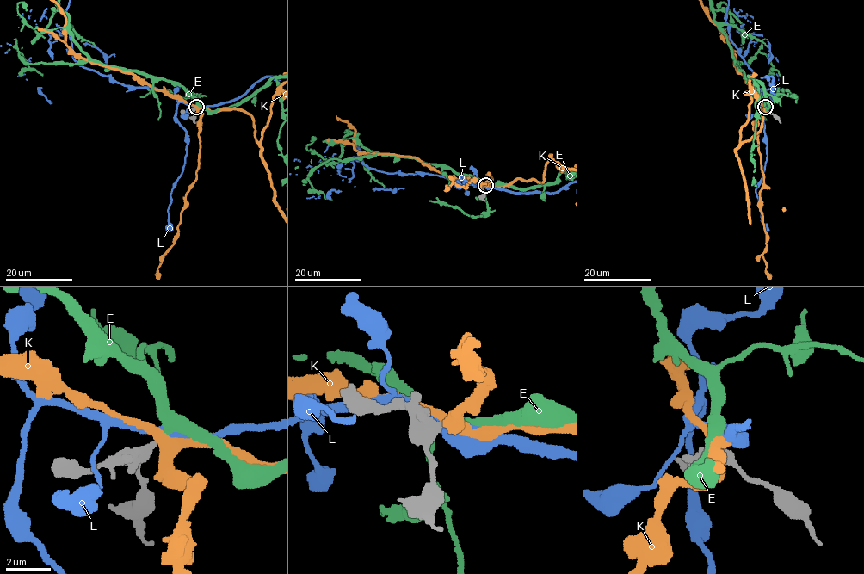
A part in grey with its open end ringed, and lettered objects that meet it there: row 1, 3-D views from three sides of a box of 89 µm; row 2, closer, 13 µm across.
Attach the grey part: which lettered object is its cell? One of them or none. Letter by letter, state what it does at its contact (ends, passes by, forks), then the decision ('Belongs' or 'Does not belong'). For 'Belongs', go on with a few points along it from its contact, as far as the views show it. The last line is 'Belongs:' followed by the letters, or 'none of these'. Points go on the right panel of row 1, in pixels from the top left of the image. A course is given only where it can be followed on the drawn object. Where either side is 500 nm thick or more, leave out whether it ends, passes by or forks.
E: It ends there. Belongs
K: It forks there. Does not belong
L: It passes by. Does not belong
Belongs: E

